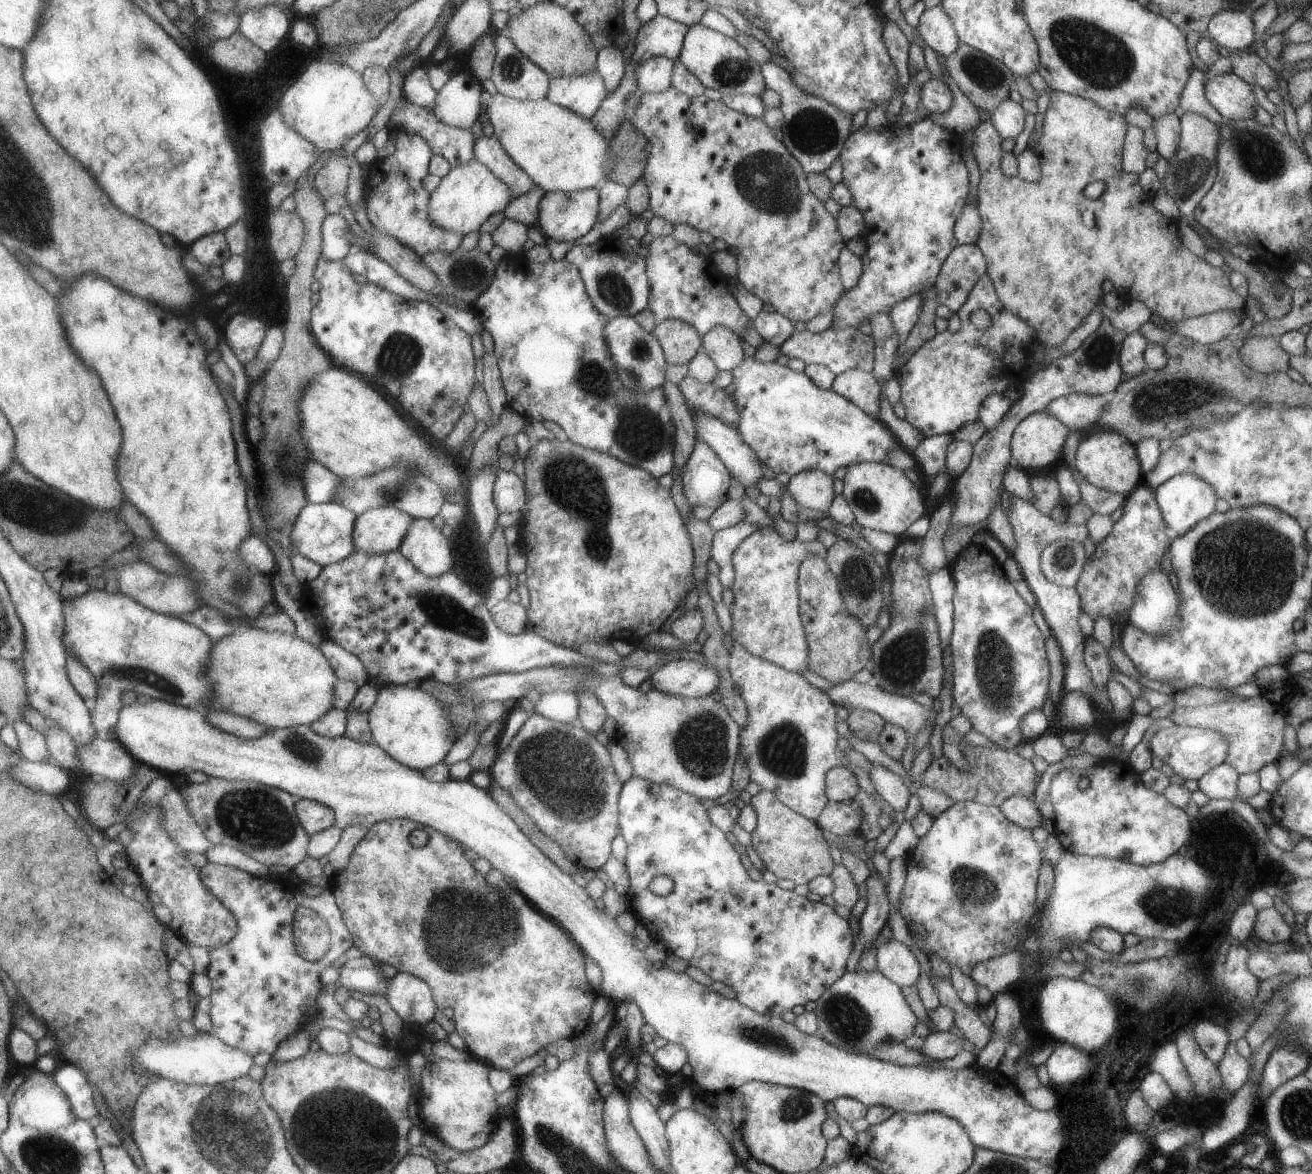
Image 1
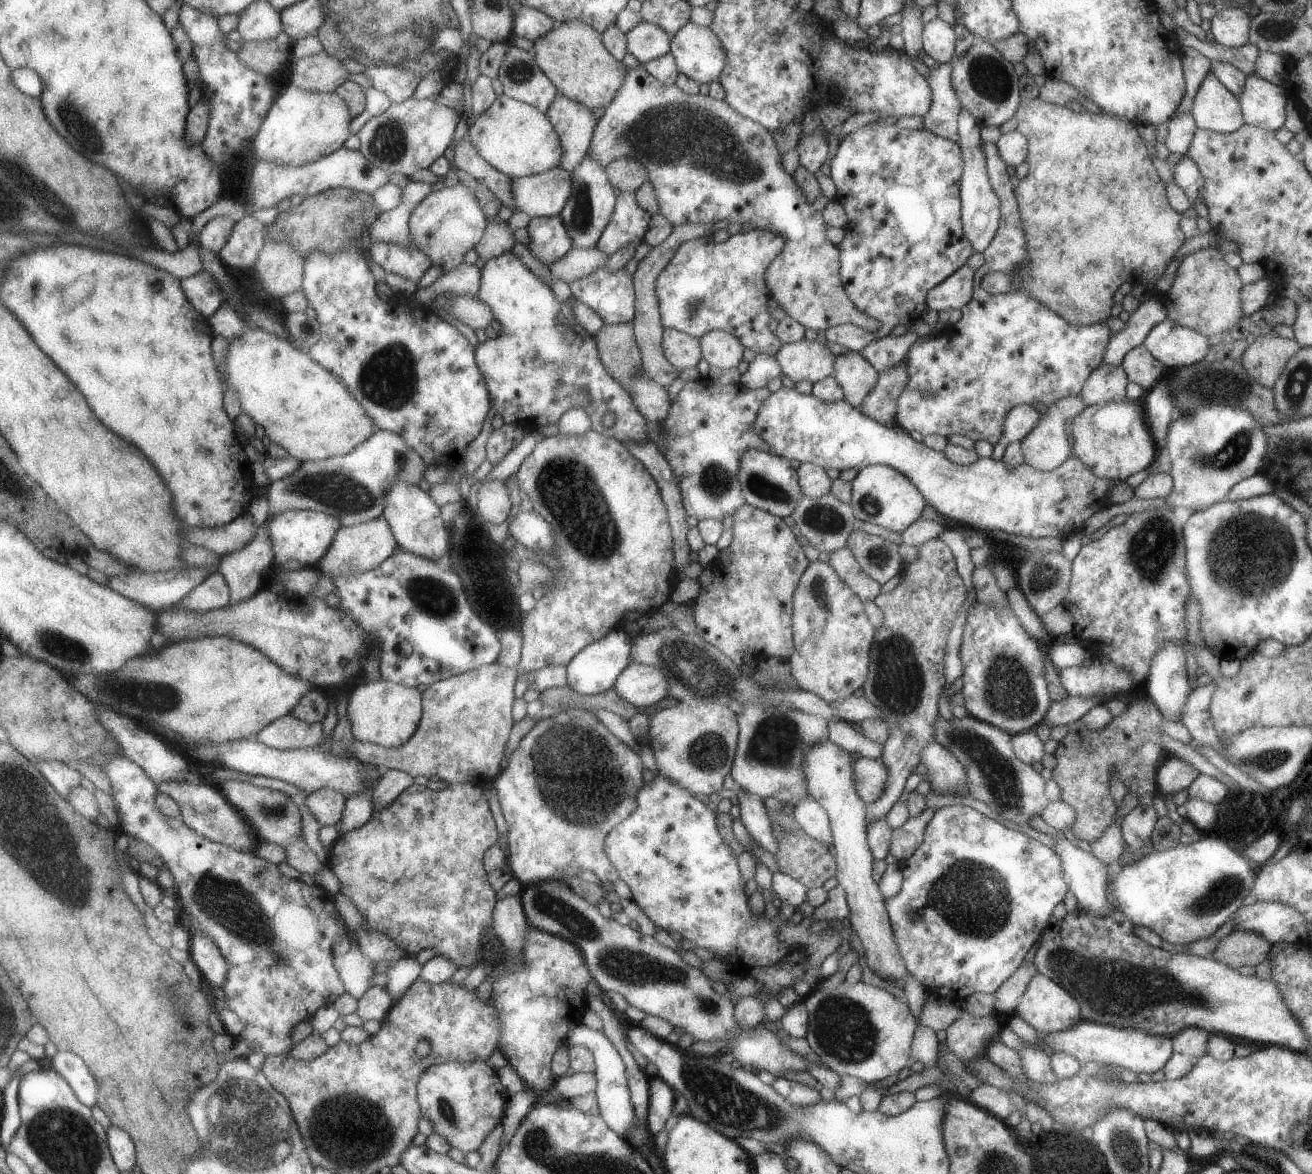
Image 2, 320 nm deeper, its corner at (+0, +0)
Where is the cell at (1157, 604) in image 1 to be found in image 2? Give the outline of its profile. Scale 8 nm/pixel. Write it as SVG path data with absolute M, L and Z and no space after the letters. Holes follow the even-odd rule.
M1165 643L1155 654L1149 676L1142 686L1148 698L1154 701L1154 704L1159 708L1164 721L1172 720L1172 722L1181 722L1183 706L1186 706L1187 698L1193 691L1184 655L1187 648L1181 643Z

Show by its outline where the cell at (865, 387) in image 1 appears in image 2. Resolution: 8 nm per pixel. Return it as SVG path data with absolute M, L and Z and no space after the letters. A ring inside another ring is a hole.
M848 351L835 356L833 376L842 387L845 400L858 408L875 387L879 372L861 352Z

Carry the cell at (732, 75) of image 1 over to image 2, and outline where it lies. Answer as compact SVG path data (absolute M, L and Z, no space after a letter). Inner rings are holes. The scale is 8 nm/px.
M691 20L674 34L669 52L673 54L679 72L685 74L688 78L693 78L700 84L710 84L716 81L721 75L726 60L726 51L722 48L720 39L710 30L710 27L698 26Z

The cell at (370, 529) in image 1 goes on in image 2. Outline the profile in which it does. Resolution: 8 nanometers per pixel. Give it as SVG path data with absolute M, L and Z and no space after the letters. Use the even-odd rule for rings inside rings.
M383 516L351 527L341 526L334 534L326 554L319 558L316 567L320 568L324 575L331 577L360 574L376 568L389 556L392 556L396 545L397 542L390 530L390 525Z

